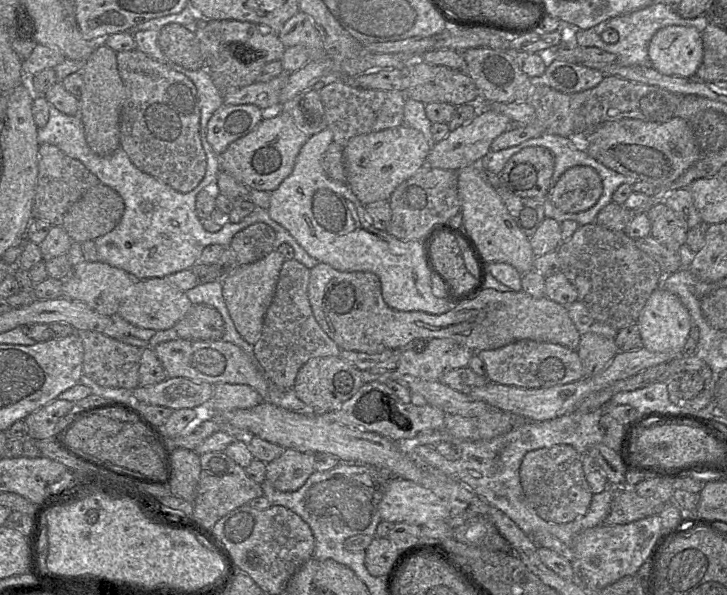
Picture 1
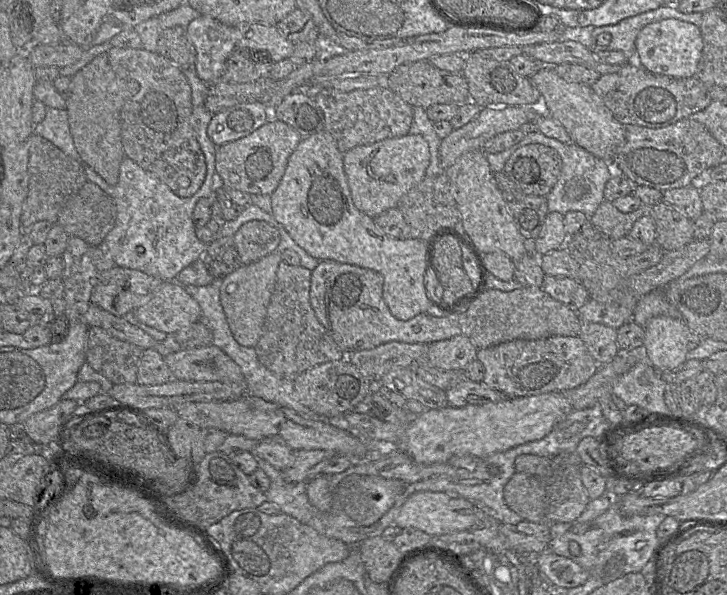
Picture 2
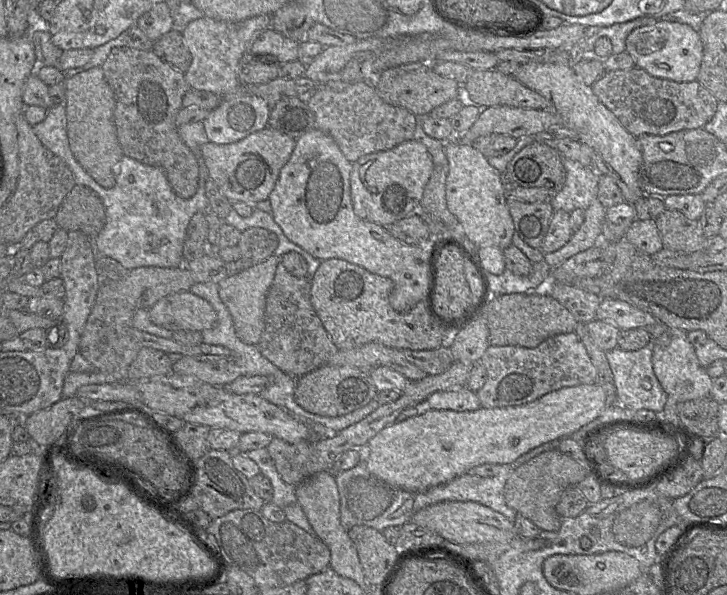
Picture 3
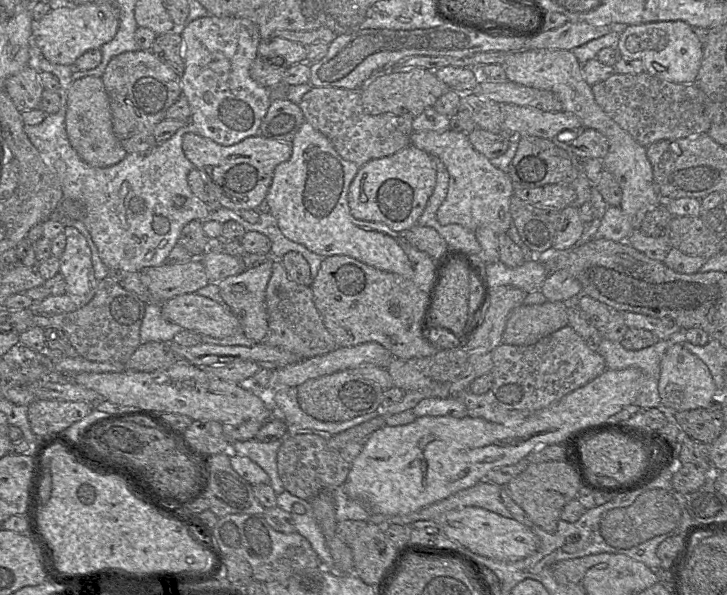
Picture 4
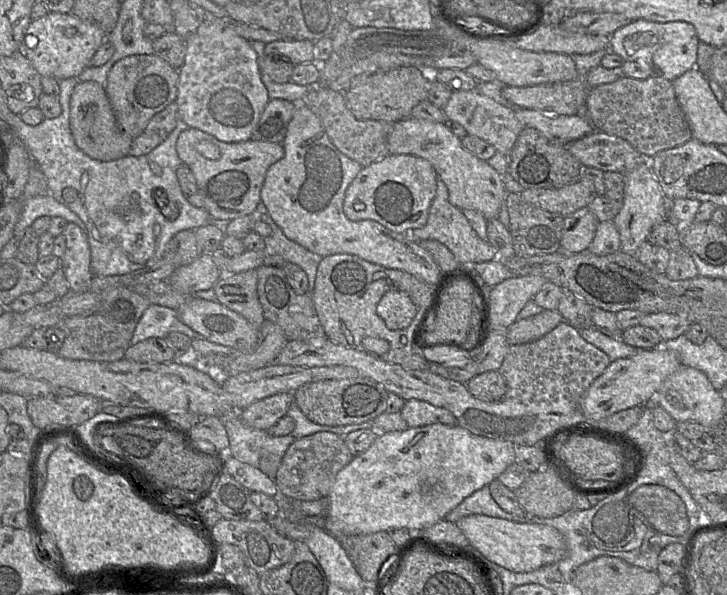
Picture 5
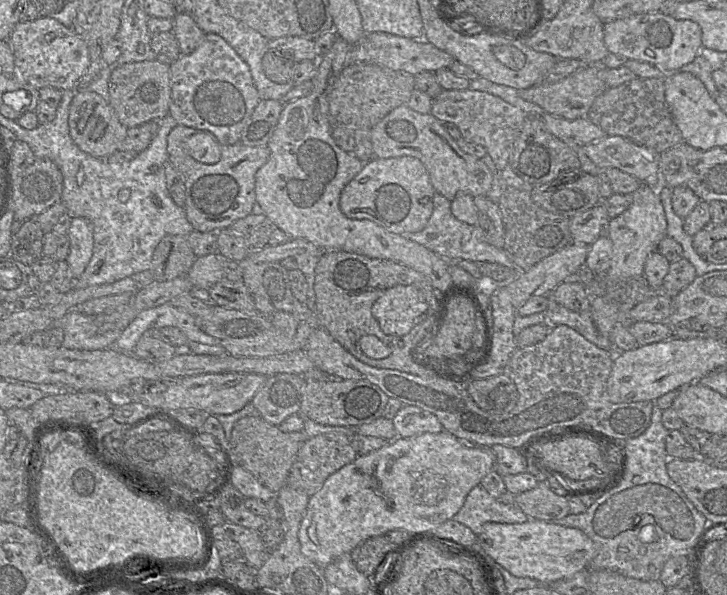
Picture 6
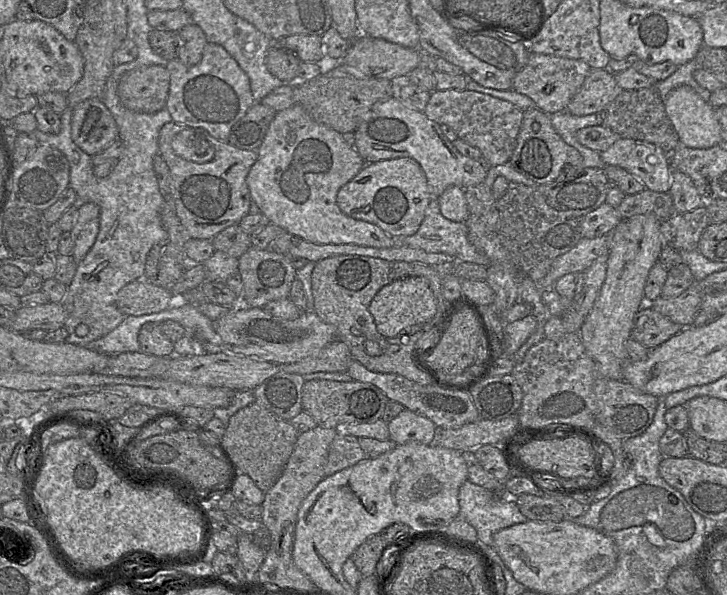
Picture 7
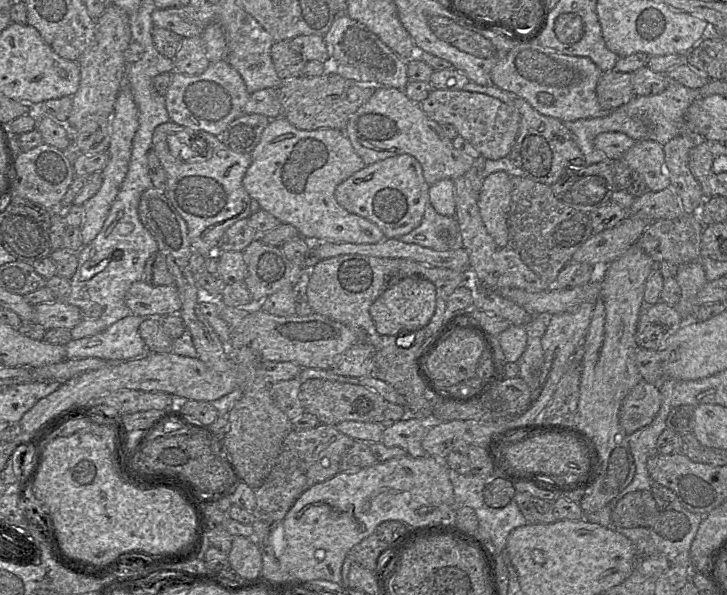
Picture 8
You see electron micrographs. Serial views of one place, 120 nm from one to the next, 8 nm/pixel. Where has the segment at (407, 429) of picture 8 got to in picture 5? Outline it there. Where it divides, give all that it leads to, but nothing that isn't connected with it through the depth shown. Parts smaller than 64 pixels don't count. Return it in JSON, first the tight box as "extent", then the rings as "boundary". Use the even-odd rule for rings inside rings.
{"extent":[400,399,457,428],"boundary":[[[416,399],[406,400],[400,414],[409,428],[436,423],[447,426],[457,425],[455,416],[447,409]]]}

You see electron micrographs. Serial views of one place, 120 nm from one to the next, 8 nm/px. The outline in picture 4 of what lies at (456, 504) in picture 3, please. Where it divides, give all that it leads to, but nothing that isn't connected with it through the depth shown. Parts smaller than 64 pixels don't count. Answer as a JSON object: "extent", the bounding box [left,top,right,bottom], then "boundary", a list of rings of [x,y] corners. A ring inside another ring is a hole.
{"extent":[433,506,538,561],"boundary":[[[469,506],[450,510],[433,520],[442,526],[449,539],[493,560],[517,561],[533,554],[538,548],[538,538],[530,527],[483,508]]]}

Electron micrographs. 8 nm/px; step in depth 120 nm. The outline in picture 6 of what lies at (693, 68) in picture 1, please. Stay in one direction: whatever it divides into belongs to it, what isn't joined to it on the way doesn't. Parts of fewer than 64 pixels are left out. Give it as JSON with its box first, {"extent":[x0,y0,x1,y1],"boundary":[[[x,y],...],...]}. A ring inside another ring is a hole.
{"extent":[604,13,702,73],"boundary":[[[664,13],[638,14],[604,23],[604,44],[609,53],[621,55],[627,60],[637,60],[654,65],[668,73],[691,63],[702,51],[702,30],[691,20],[677,20]]]}

